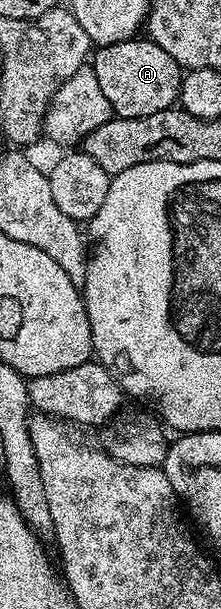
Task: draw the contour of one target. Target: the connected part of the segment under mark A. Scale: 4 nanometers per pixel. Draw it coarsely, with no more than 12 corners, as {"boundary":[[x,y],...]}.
{"boundary":[[140,36],[91,68],[118,117],[174,108],[181,65]]}

